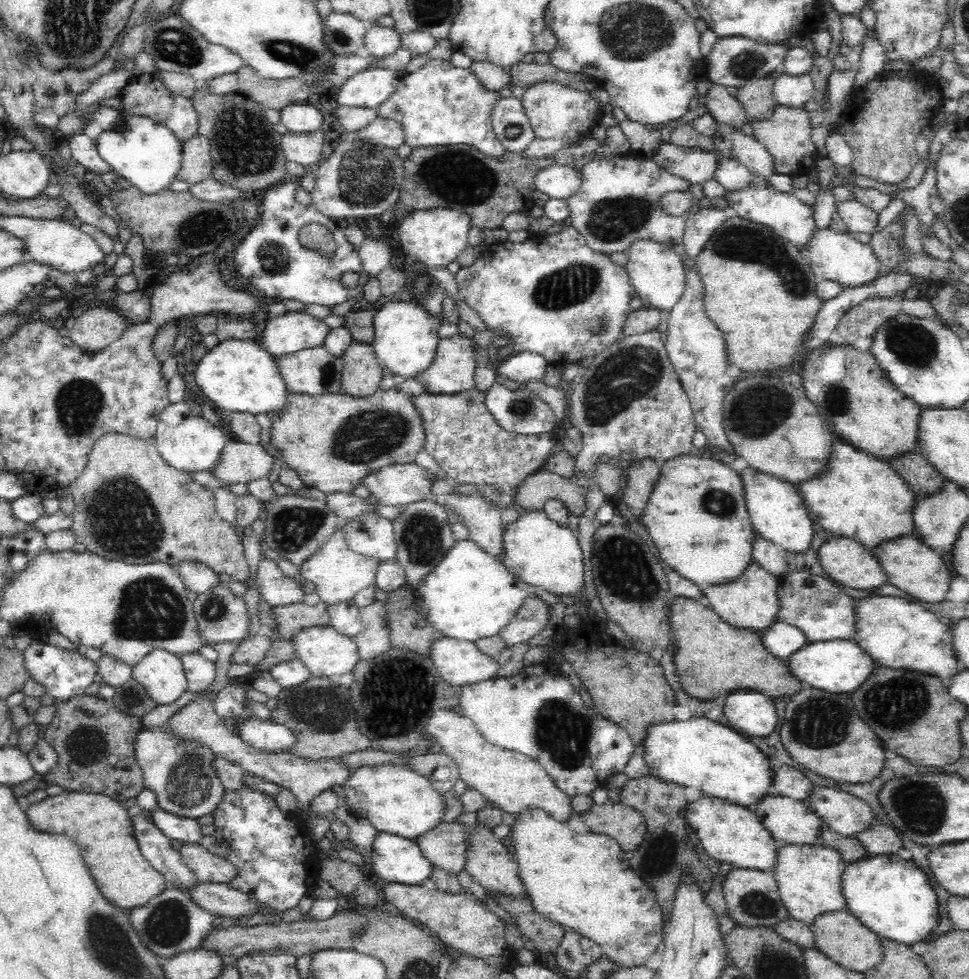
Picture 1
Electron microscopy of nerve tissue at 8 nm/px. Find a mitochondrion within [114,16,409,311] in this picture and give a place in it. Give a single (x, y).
(244, 146)

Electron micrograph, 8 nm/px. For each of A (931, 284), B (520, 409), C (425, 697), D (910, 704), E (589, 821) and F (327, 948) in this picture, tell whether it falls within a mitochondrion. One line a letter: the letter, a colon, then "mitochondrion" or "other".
A: other
B: mitochondrion
C: other
D: mitochondrion
E: other
F: other

